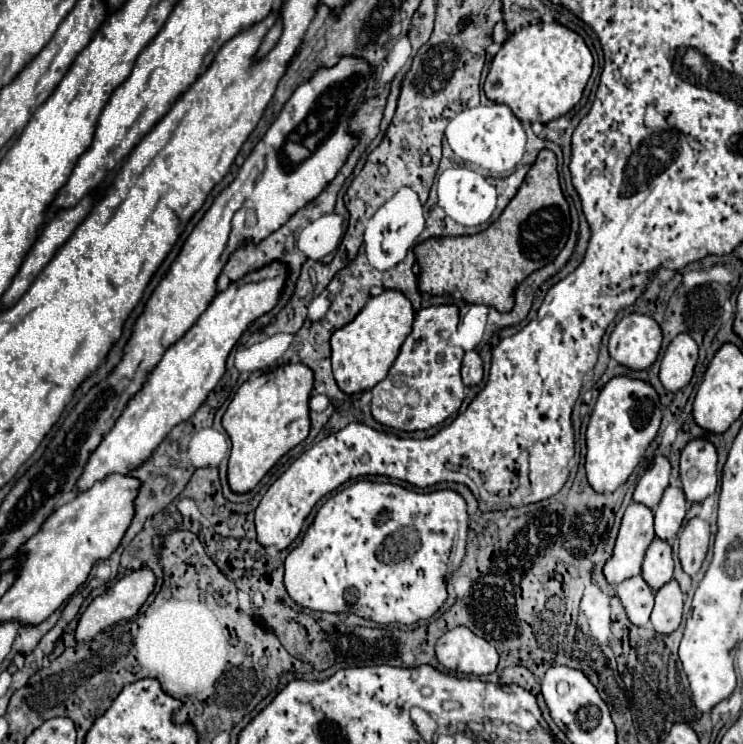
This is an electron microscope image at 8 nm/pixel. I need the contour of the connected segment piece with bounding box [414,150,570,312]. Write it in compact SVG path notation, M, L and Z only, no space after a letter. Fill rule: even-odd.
M542 150L526 174L518 194L510 200L502 216L484 232L474 236L428 238L416 244L420 264L418 288L428 294L460 290L470 304L492 306L498 312L512 312L514 290L538 268L550 264L566 246L570 234L570 208L560 188L558 160L552 150Z

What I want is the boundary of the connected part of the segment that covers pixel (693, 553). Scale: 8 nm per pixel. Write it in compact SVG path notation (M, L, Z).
M692 518L680 534L678 556L684 572L694 576L700 570L708 554L708 546L710 546L710 524L702 518Z

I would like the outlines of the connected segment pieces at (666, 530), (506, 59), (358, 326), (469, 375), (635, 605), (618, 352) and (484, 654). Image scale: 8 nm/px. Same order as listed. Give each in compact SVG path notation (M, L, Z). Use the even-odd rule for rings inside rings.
M668 486L664 490L660 504L654 510L656 536L668 542L674 540L682 526L684 516L686 516L686 496L682 494L682 488Z
M532 24L514 32L494 56L484 82L484 92L492 102L512 108L514 116L524 124L550 122L570 112L582 98L584 86L592 74L594 58L584 38L566 26Z
M384 290L382 294L368 300L362 312L344 328L332 334L332 370L342 392L356 394L374 388L386 378L394 364L398 350L412 330L416 312L410 300L400 290Z
M466 352L462 360L462 380L466 386L476 386L484 376L482 368L482 358L478 352Z
M642 574L622 582L616 588L616 592L620 596L622 606L626 608L630 622L636 626L648 624L654 608L654 592L650 590L650 586L646 586L646 580L642 578Z
M646 314L624 316L610 334L610 356L632 370L644 370L658 358L662 348L662 328Z
M458 626L446 632L436 642L436 656L448 670L464 674L490 674L498 666L498 652L490 642L470 632L466 626Z

